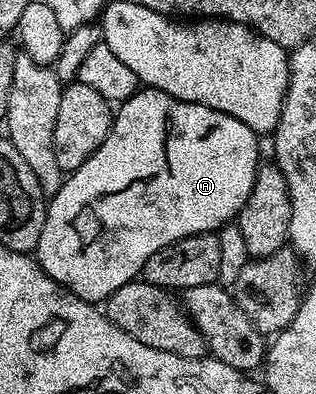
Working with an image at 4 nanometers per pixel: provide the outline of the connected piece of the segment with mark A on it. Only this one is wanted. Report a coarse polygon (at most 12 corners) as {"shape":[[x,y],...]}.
{"shape":[[159,89],[117,106],[36,250],[91,303],[237,218],[240,119]]}

